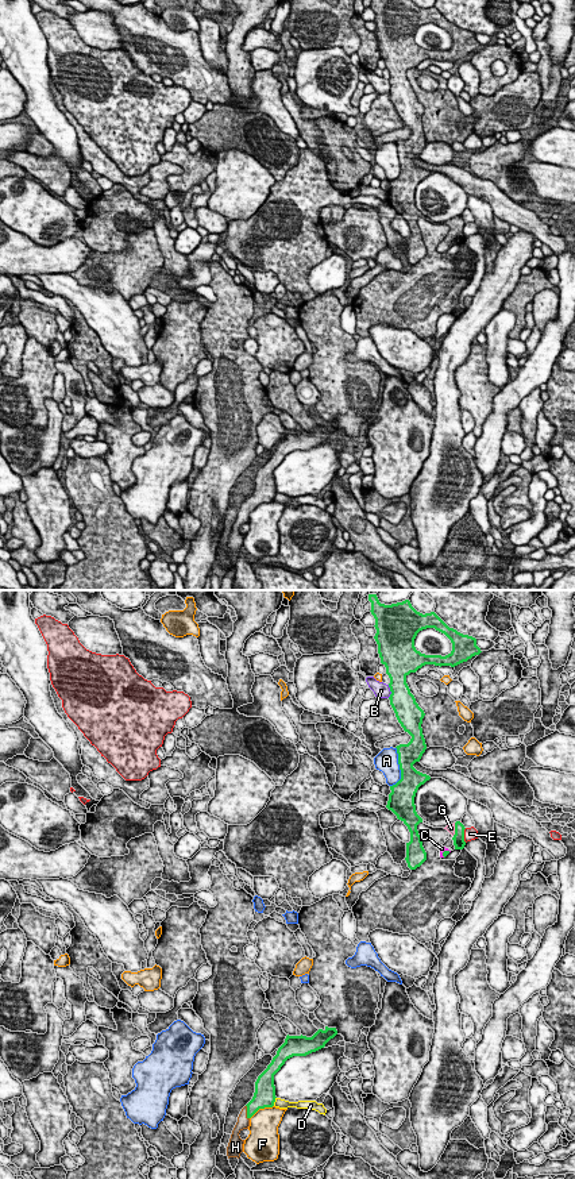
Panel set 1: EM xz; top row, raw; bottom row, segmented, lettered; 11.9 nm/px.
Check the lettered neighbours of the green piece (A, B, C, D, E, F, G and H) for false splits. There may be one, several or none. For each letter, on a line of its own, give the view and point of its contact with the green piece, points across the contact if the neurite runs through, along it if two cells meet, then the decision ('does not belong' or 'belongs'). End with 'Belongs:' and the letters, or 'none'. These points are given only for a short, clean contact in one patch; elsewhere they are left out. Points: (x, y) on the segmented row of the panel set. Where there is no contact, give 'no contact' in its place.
A: contact xz (400, 767); does not belong
B: contact xz (390, 690); does not belong
C: contact xz (444, 851); belongs
D: contact xz (274, 1101); border xz (276, 1097), (273, 1105); does not belong
E: contact xz (463, 835); border xz (466, 828), (464, 842); does not belong
F: contact xz (261, 1108); does not belong
G: contact xz (455, 829); belongs
H: contact xz (247, 1112); way xz (262, 1098), (247, 1112), (243, 1122); belongs
Belongs: C, G, H

